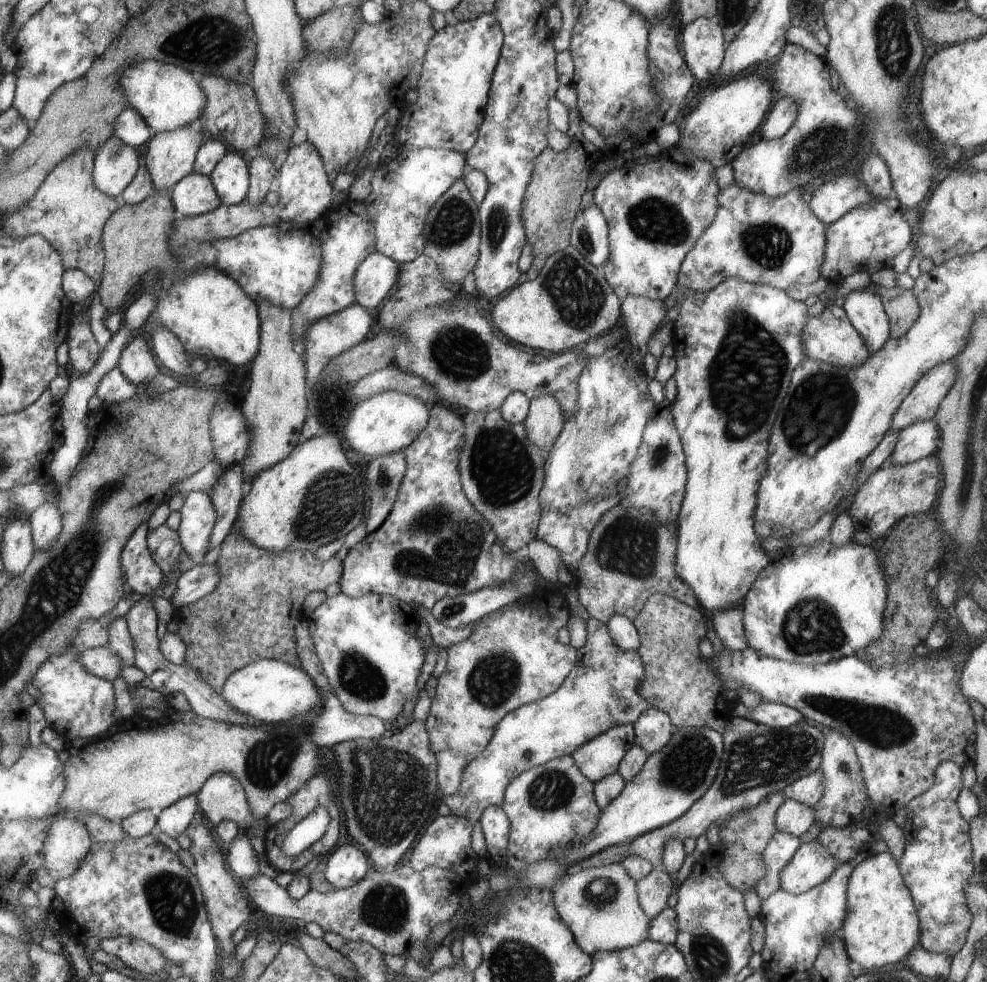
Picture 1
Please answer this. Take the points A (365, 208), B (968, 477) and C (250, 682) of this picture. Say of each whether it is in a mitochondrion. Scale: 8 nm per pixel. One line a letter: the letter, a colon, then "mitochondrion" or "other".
A: other
B: other
C: other

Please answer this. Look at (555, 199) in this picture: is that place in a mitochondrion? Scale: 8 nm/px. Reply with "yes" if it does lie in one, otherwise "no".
no

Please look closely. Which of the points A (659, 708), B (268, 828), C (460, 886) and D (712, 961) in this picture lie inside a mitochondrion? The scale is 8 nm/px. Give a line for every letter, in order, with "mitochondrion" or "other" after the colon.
A: other
B: other
C: other
D: mitochondrion

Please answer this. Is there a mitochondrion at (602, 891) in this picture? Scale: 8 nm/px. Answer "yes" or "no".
yes

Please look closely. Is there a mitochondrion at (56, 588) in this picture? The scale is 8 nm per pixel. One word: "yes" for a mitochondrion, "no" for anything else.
yes

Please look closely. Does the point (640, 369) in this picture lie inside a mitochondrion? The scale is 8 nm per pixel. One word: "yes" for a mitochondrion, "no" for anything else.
no

